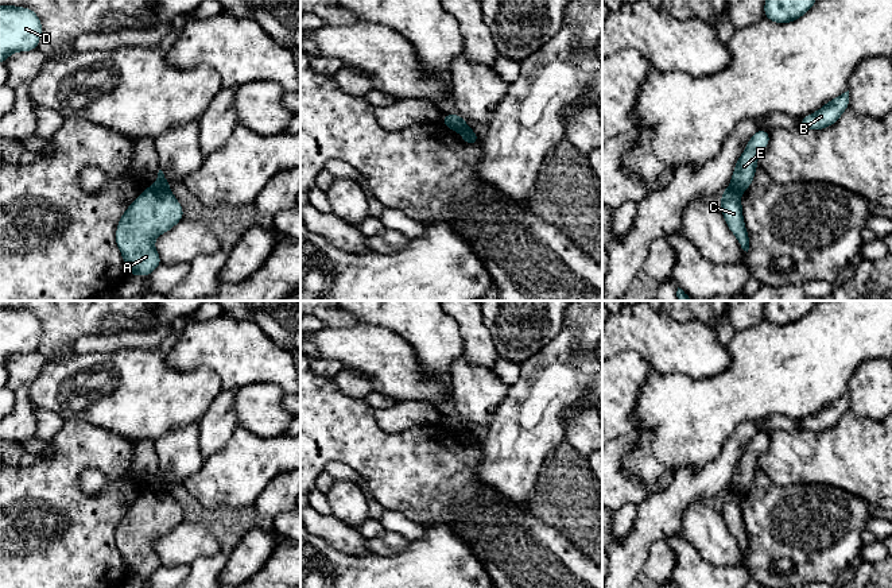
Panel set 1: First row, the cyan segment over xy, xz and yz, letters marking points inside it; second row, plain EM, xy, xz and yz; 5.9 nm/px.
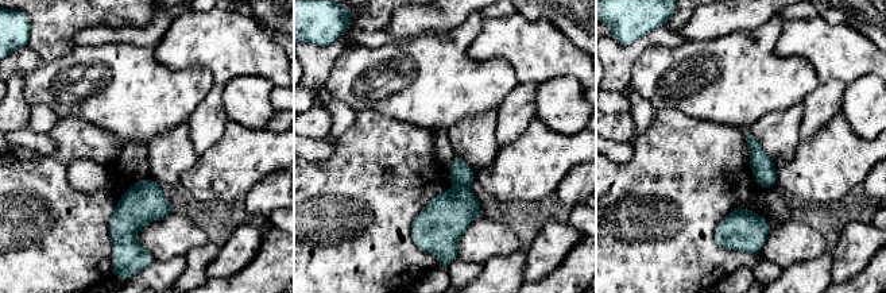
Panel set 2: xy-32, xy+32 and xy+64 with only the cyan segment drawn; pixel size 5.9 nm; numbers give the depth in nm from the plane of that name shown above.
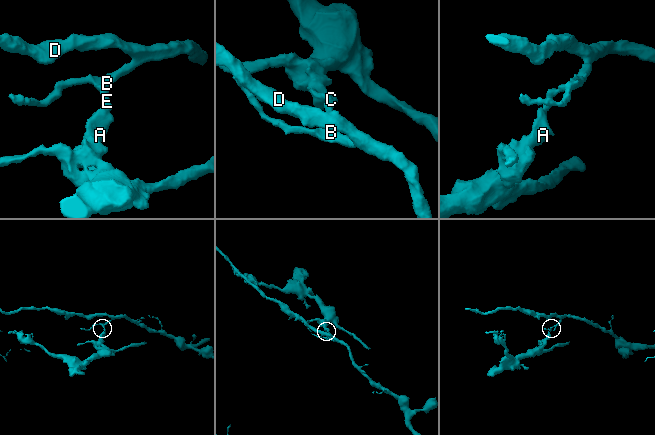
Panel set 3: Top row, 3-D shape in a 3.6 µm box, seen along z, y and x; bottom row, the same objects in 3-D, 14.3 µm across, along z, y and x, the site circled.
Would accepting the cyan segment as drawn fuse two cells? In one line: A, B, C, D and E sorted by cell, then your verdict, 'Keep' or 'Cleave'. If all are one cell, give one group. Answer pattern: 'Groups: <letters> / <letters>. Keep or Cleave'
Groups: A C / B D E. Cleave

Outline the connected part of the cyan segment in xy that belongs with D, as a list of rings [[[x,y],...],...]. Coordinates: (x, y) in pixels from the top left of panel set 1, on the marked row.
[[[0,5],[0,62],[15,51],[38,49],[42,23],[30,8]]]

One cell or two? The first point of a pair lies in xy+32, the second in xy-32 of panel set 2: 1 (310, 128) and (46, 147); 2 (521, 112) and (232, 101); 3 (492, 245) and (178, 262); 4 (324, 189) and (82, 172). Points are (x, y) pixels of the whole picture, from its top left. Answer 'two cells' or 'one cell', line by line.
1: two cells
2: two cells
3: two cells
4: two cells

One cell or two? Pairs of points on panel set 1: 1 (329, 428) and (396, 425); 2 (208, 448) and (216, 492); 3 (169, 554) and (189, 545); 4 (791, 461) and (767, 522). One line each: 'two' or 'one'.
1: two
2: two
3: one
4: two

